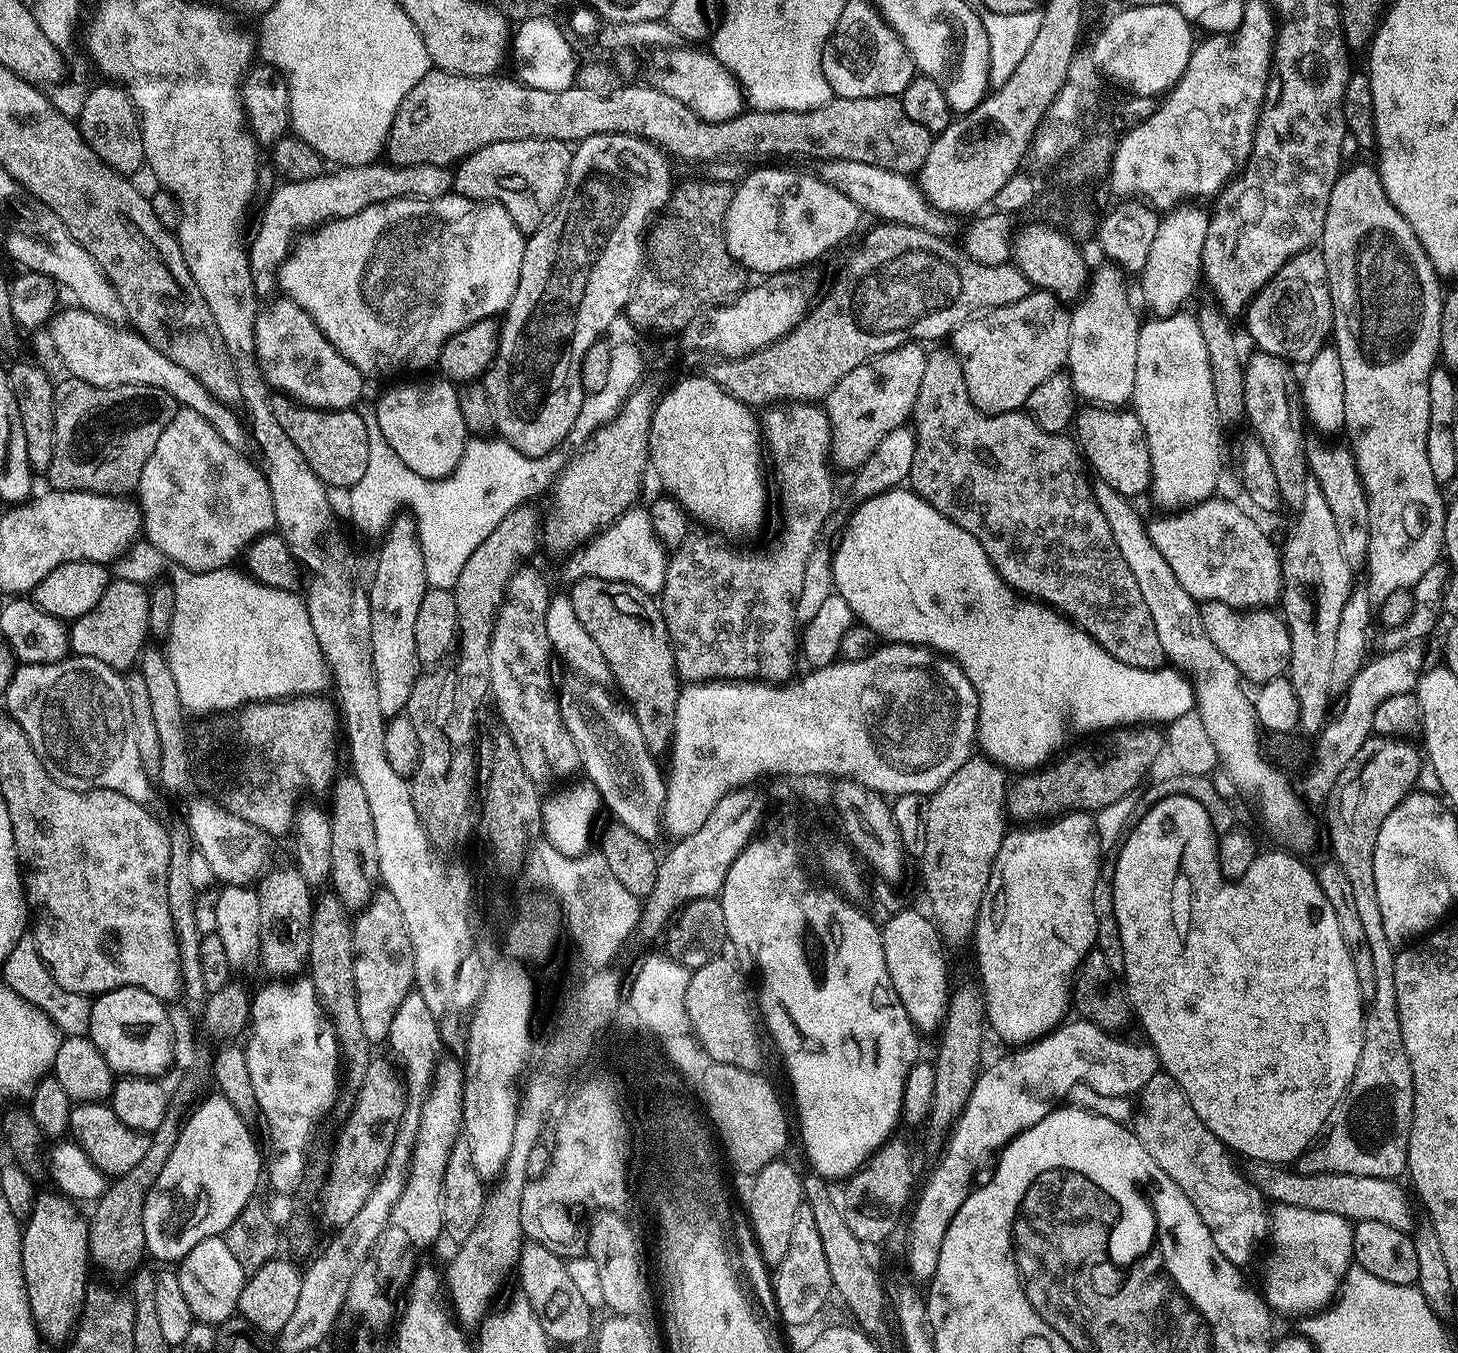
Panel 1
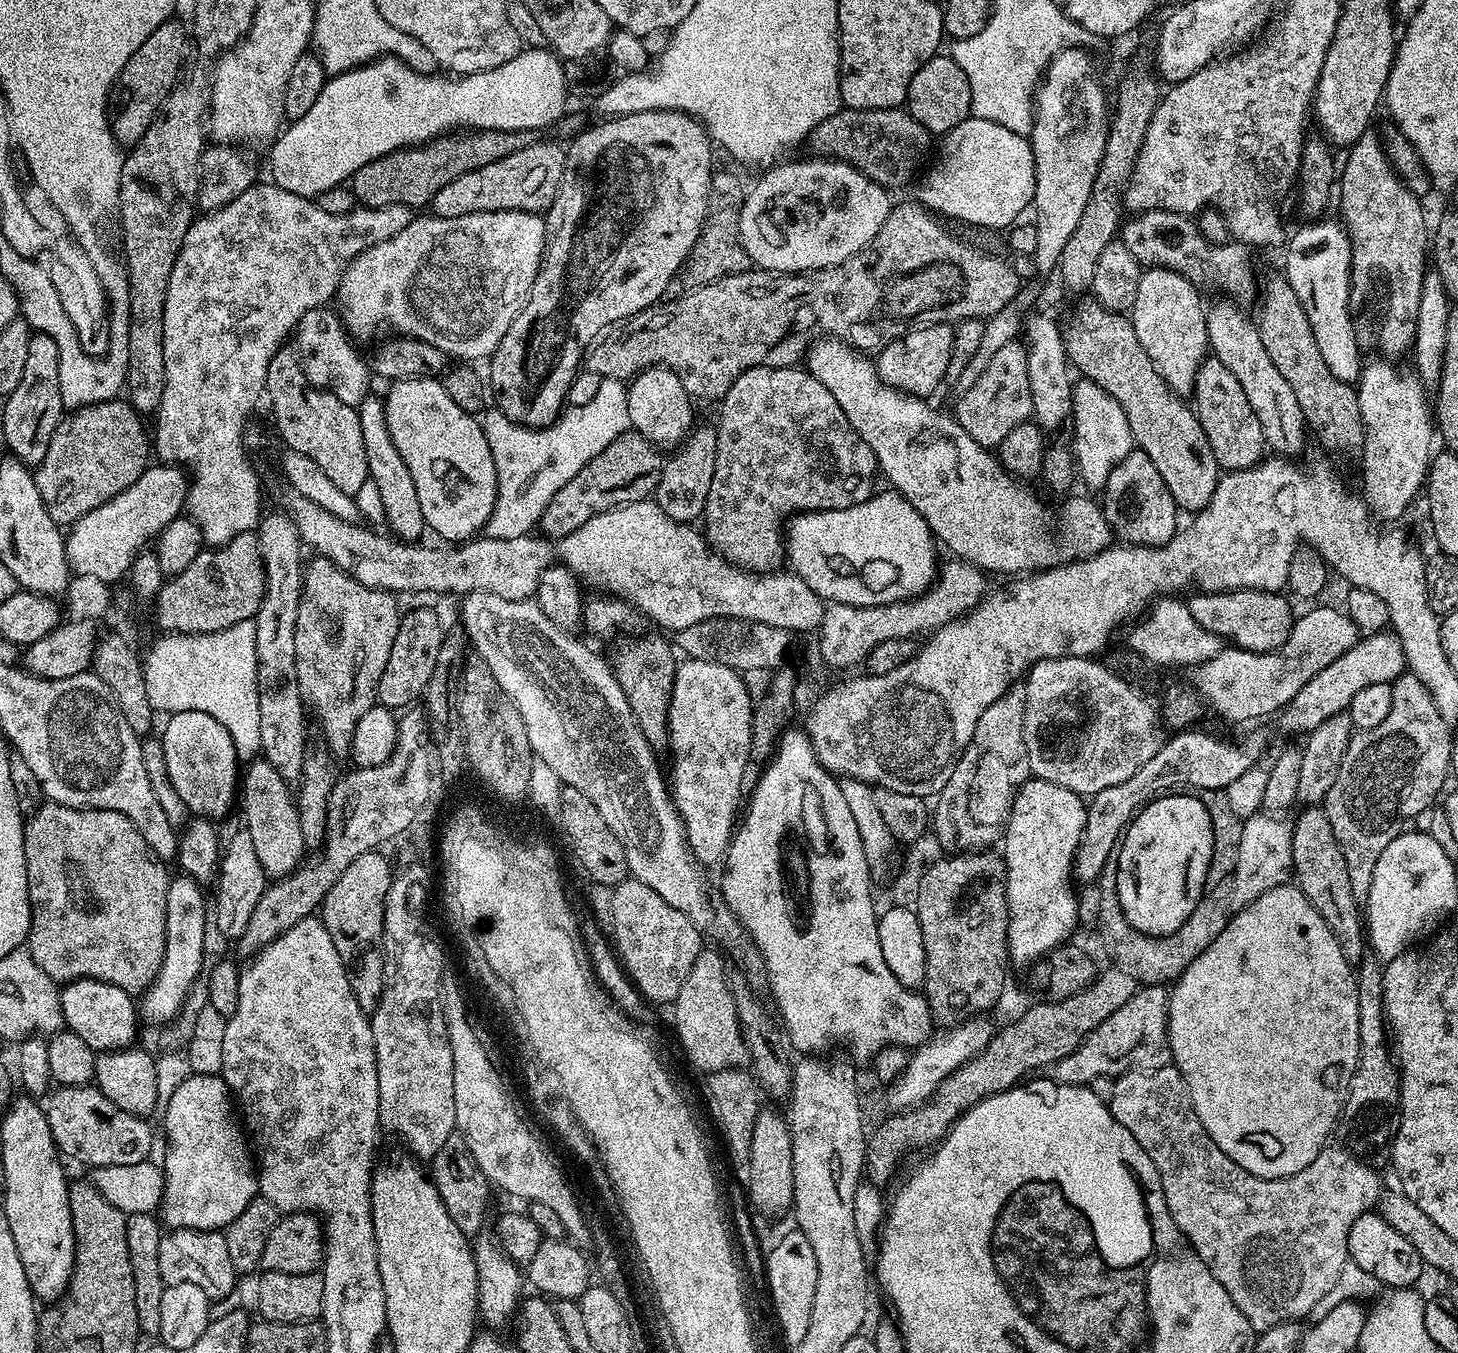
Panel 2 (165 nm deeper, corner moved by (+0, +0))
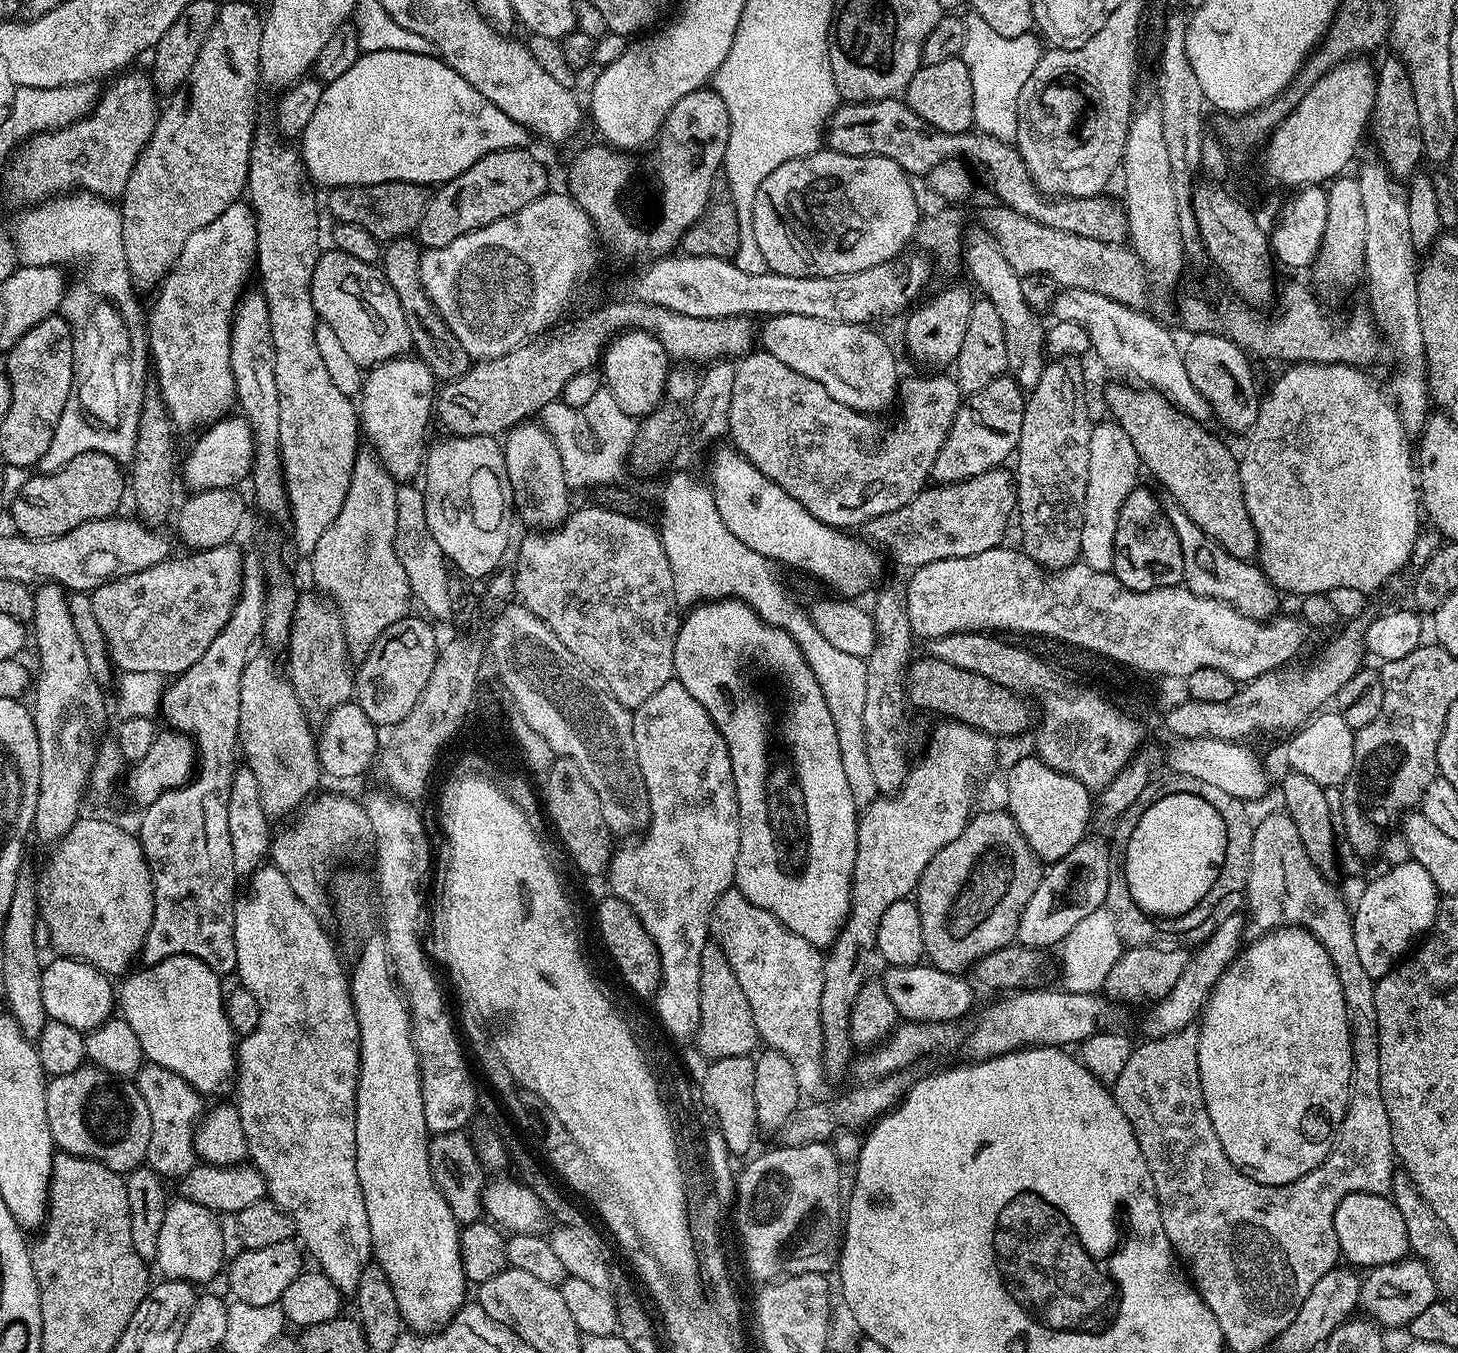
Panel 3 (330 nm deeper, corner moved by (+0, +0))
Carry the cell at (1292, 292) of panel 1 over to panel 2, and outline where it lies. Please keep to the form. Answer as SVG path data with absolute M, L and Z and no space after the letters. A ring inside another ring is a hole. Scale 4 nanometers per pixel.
M1170 210L1137 212L1123 221L1118 240L1145 269L1169 268L1182 274L1182 278L1201 290L1217 288L1220 294L1233 302L1257 299L1258 282L1256 286L1256 268L1252 265L1253 249L1234 239L1229 239L1226 244L1206 243L1191 215Z

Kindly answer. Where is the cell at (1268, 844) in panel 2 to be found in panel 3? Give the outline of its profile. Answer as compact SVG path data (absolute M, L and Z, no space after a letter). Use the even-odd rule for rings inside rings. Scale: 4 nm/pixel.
M1243 915L1228 916L1217 928L1213 927L1208 933L1208 939L1189 955L1178 982L1174 982L1174 990L1170 990L1170 994L1166 994L1151 1005L1152 1013L1144 1020L1145 1033L1143 1035L1157 1040L1189 1027L1203 1011L1208 994L1216 985L1220 975L1241 951L1240 939L1245 939L1245 936L1246 920Z

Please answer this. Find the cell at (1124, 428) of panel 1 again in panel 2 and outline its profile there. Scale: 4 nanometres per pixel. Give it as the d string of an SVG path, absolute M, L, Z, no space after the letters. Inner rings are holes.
M1133 450L1110 470L1106 486L1102 489L1102 511L1106 522L1113 530L1115 539L1128 546L1142 548L1161 548L1178 531L1176 515L1178 509L1170 490L1166 490L1166 482L1162 482L1162 474L1154 467L1154 462L1146 458L1146 454Z

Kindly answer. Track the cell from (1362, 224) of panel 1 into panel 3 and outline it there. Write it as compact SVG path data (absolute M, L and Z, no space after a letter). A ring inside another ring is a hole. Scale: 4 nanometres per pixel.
M1391 59L1382 61L1376 68L1376 101L1372 107L1370 134L1372 130L1372 136L1376 139L1376 148L1381 152L1379 155L1388 156L1384 158L1392 175L1397 178L1408 178L1417 171L1416 163L1424 156L1422 130L1418 126L1418 105L1414 103L1414 86L1410 86L1410 74L1400 59Z

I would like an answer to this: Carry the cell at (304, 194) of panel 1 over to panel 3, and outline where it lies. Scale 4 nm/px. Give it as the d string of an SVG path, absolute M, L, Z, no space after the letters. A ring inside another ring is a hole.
M237 202L222 210L210 226L194 230L172 271L164 277L155 293L156 305L146 316L146 335L154 376L160 379L158 394L162 398L171 422L177 429L197 428L214 424L233 411L236 391L230 366L232 317L245 291L248 275L253 275L256 258L256 214L247 203Z

